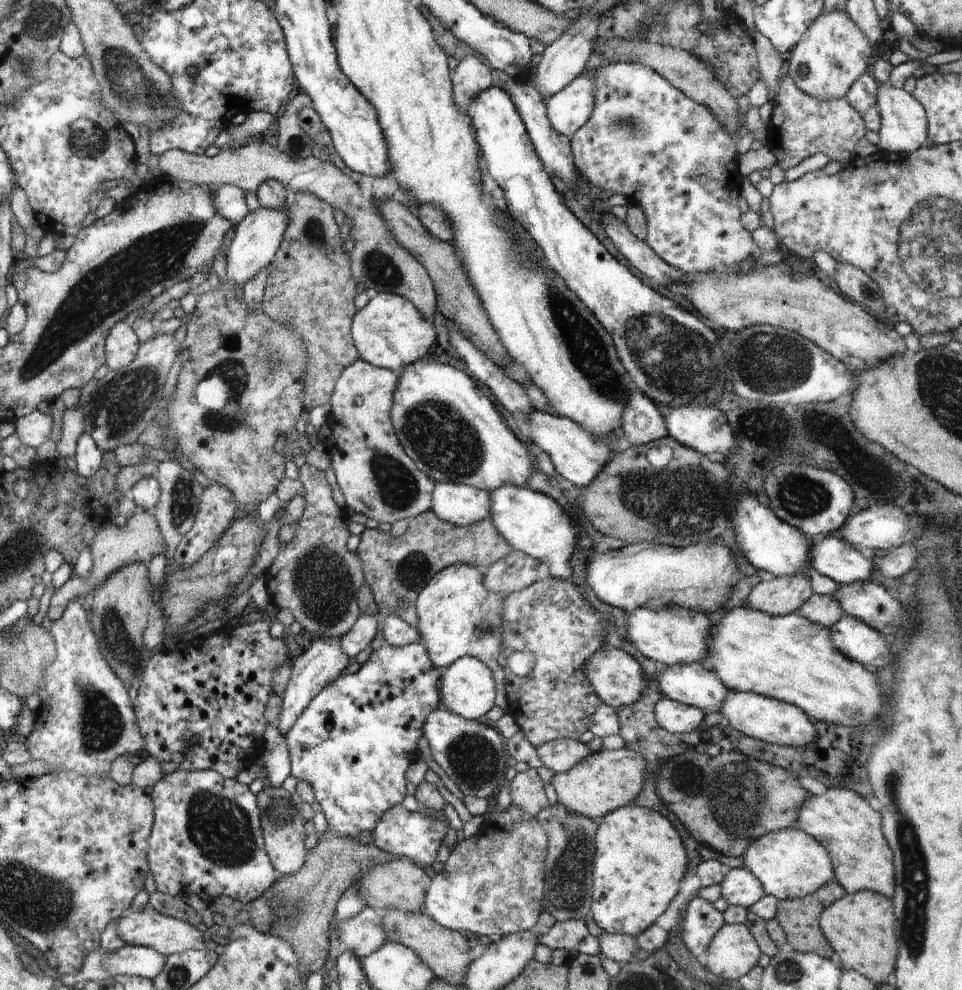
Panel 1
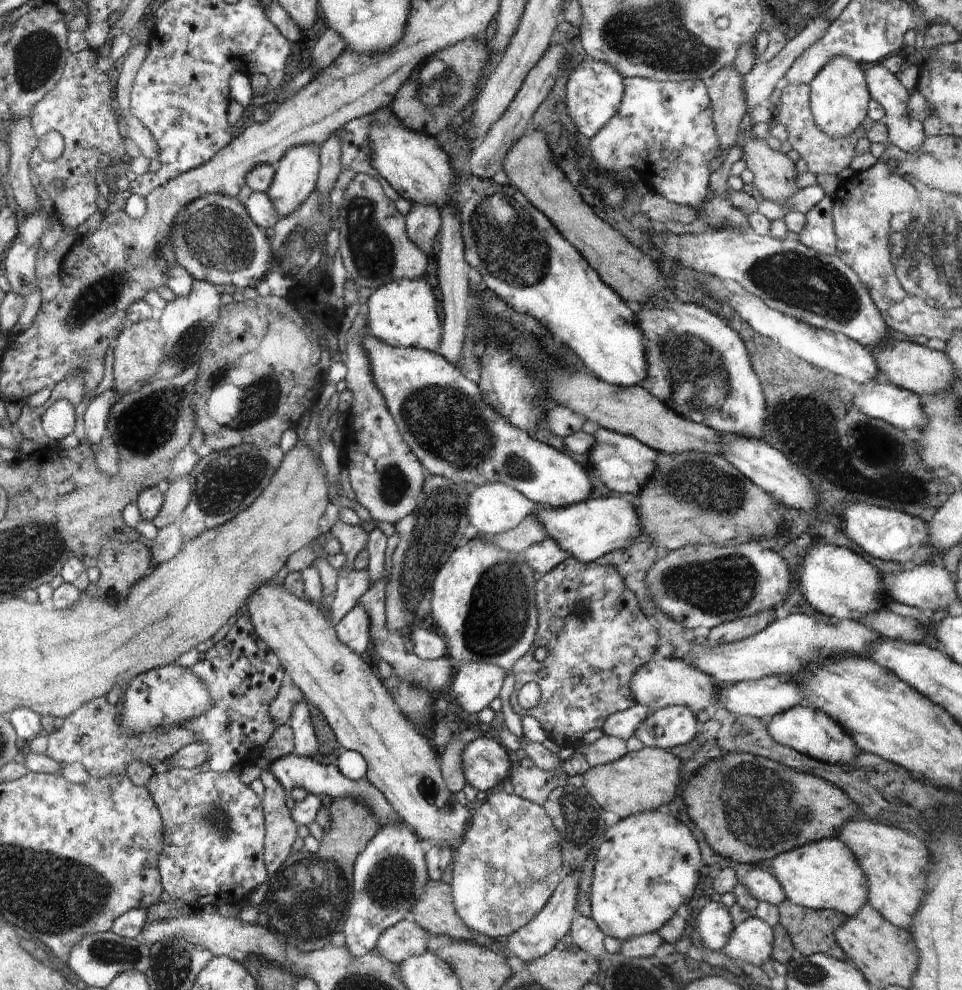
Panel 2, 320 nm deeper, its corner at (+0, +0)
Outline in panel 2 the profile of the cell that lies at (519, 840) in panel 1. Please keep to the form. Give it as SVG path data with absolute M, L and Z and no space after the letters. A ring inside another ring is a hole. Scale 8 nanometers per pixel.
M498 790L496 793L492 793L485 801L475 805L467 832L464 832L462 839L456 844L453 850L452 881L450 886L456 914L458 914L460 920L463 920L464 924L467 924L470 930L474 930L474 932L492 939L506 938L506 936L512 935L512 932L517 932L520 928L531 923L531 921L546 908L547 904L550 902L551 896L558 890L559 884L562 882L564 873L562 872L560 840L560 834L556 832L556 828L554 828L554 824L552 824L552 820L548 817L543 806L534 804L520 796L516 796L516 794L506 794L506 792Z

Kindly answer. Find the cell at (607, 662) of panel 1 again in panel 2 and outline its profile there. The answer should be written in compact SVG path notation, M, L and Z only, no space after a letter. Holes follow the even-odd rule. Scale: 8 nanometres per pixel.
M660 657L658 660L640 666L632 676L628 688L634 694L635 704L642 704L651 713L658 709L677 705L688 706L694 712L700 712L701 710L705 711L708 706L712 706L718 701L721 684L719 685L712 676L700 672L698 668L690 666L684 660Z

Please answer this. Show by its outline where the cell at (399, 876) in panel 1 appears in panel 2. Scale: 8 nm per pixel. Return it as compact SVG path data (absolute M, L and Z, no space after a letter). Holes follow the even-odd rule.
M430 880L420 900L414 904L413 921L432 935L440 934L471 940L472 932L456 914L451 886L442 881Z

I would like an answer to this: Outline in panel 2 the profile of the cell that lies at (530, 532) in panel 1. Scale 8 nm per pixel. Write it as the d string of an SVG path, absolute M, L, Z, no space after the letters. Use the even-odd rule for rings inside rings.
M588 498L579 504L564 506L564 508L543 509L536 506L536 518L542 524L547 538L552 538L568 552L568 556L586 564L595 562L597 558L616 551L626 550L634 540L640 539L640 517L636 507L624 498Z

